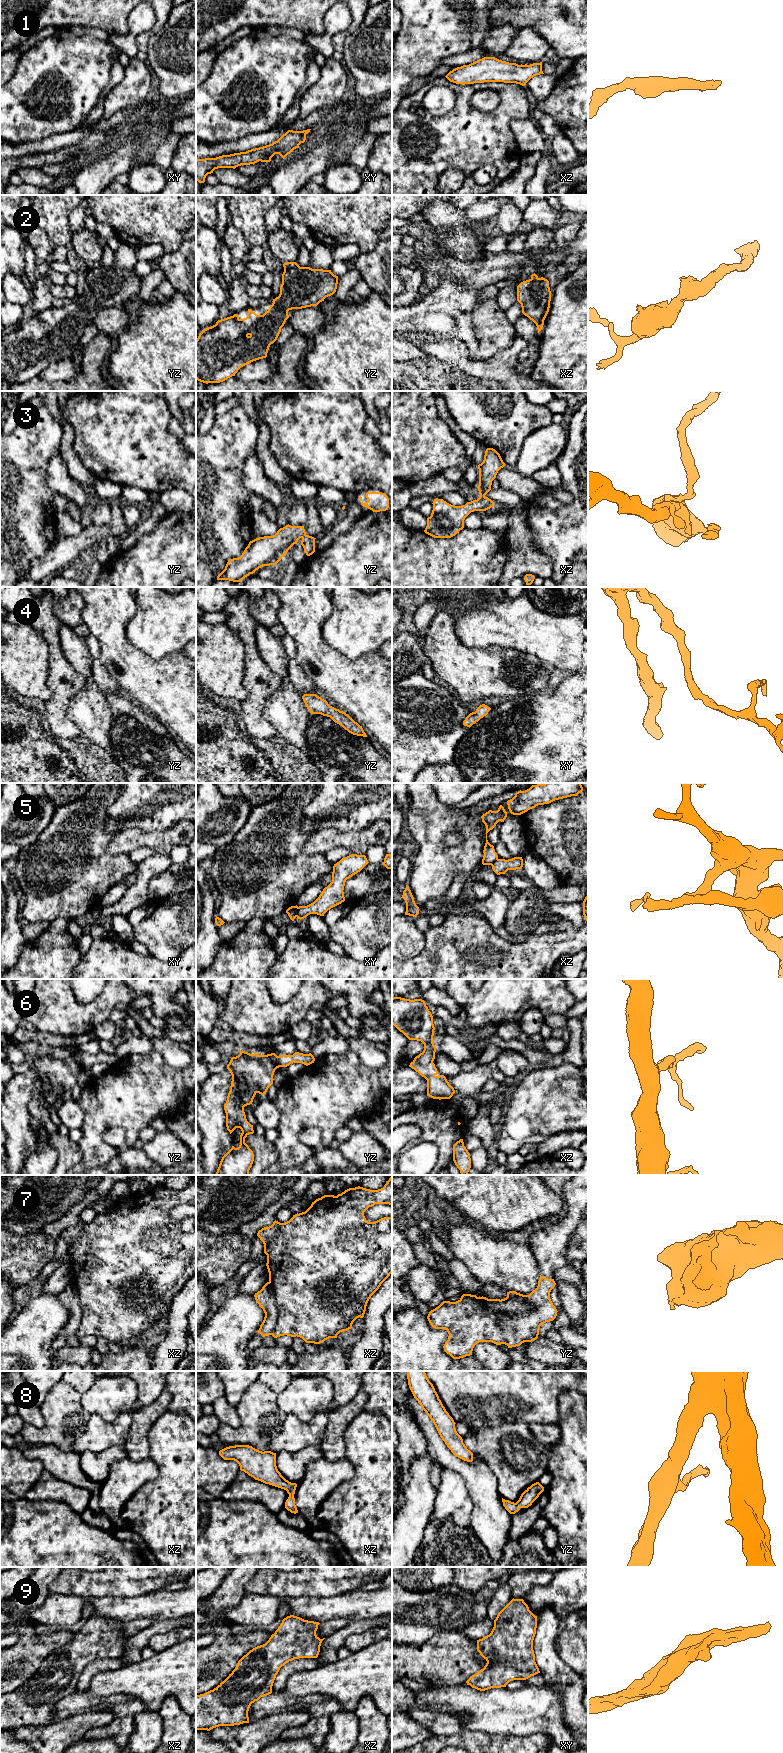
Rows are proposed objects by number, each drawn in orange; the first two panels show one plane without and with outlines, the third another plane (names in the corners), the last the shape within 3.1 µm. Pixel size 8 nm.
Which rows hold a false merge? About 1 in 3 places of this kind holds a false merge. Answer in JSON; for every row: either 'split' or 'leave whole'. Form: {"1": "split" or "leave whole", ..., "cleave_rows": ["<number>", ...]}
{"1": "leave whole", "2": "leave whole", "3": "split", "4": "leave whole", "5": "split", "6": "leave whole", "7": "split", "8": "leave whole", "9": "leave whole", "cleave_rows": ["3", "5", "7"]}

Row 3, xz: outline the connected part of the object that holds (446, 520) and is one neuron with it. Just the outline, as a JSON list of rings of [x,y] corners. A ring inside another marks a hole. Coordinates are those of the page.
[[[485,496],[455,506],[443,499],[434,499],[431,516],[427,518],[424,532],[434,538],[451,538],[464,528],[465,518],[474,511],[486,511],[493,507],[494,502]]]

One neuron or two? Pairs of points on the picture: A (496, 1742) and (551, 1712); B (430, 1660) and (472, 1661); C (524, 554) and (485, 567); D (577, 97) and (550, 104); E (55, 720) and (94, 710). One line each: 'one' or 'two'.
A: two
B: one
C: two
D: one
E: two

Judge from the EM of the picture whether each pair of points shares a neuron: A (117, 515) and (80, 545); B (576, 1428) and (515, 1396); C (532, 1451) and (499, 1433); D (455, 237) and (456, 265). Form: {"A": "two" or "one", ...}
{"A": "one", "B": "two", "C": "one", "D": "two"}

